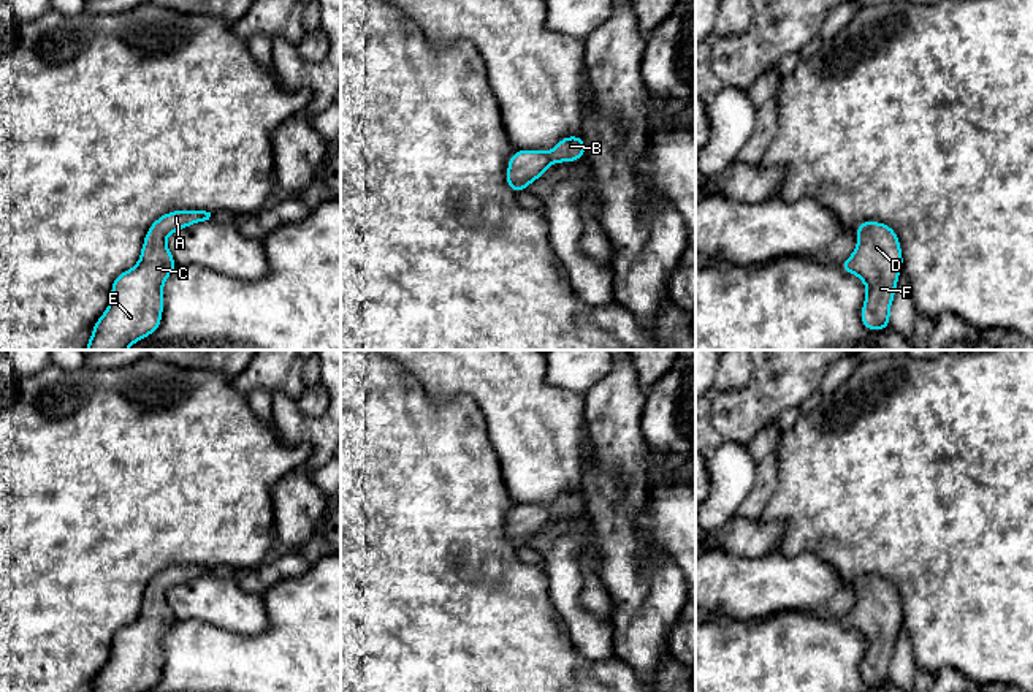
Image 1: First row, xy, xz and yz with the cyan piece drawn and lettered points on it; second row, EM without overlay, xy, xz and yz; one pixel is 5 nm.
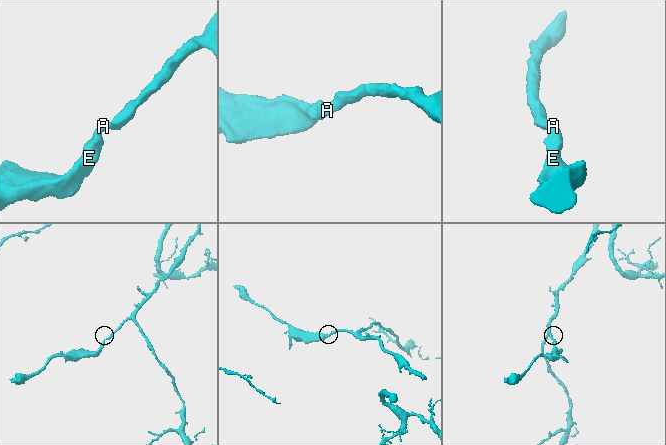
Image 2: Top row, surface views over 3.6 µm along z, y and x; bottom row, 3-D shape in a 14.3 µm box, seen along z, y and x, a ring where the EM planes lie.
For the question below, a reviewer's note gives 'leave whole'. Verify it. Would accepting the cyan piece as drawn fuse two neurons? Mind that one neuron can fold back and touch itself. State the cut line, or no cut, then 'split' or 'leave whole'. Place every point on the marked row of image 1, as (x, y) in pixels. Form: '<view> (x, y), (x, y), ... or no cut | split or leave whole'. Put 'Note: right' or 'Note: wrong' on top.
Note: right
no cut | leave whole

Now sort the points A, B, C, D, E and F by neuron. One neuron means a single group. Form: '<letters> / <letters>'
A B C D E F

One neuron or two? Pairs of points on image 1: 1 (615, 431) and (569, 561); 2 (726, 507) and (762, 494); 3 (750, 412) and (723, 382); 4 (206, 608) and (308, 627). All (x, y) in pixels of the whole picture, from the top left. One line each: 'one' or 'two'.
1: two
2: two
3: two
4: two

